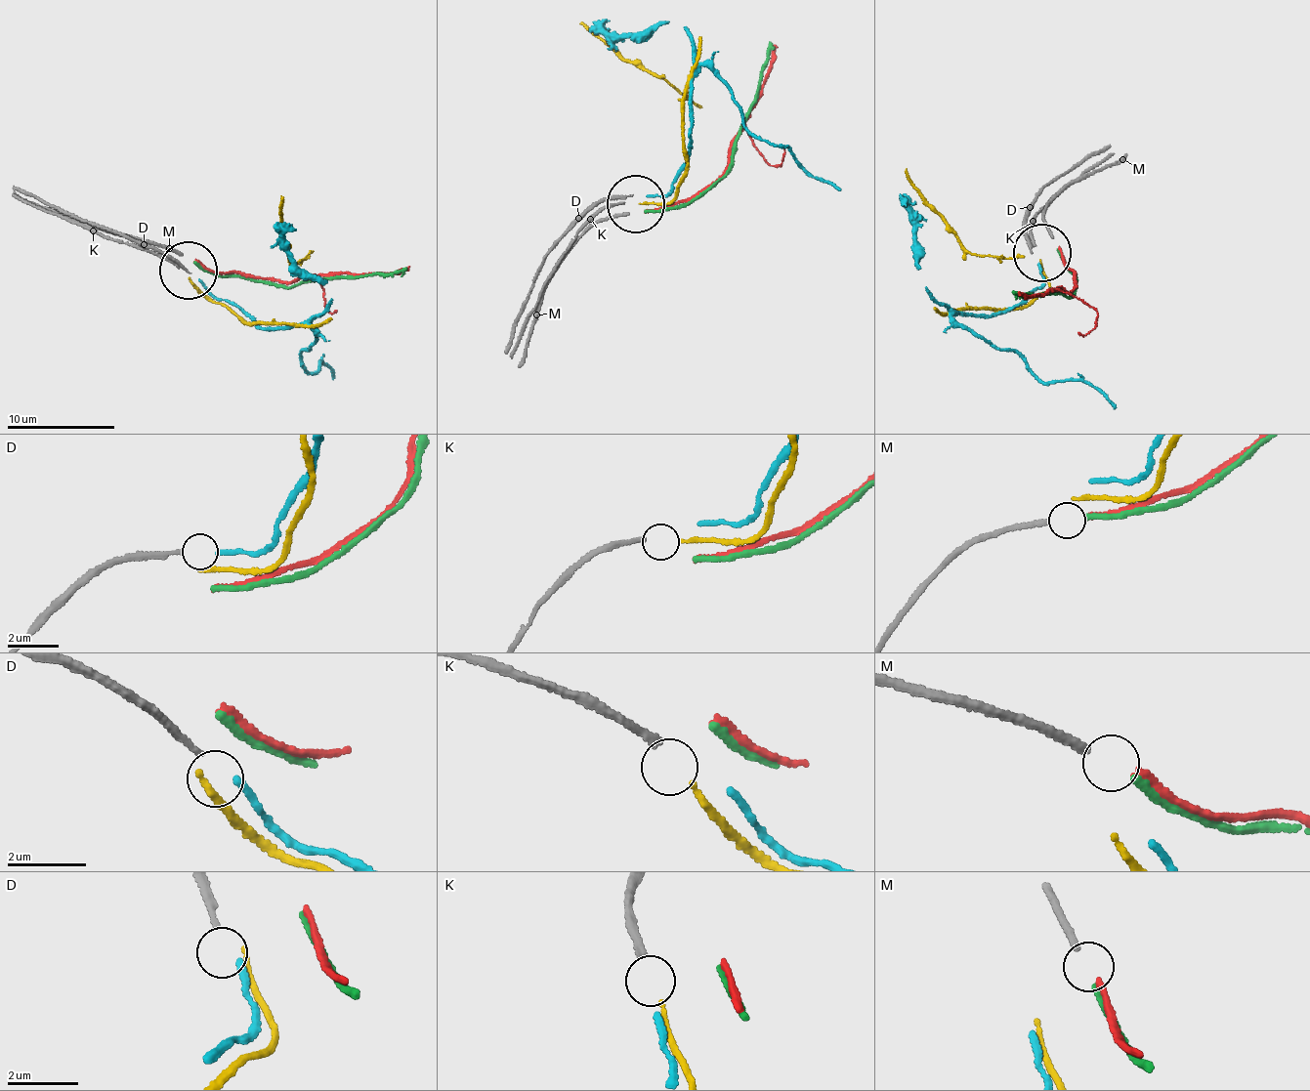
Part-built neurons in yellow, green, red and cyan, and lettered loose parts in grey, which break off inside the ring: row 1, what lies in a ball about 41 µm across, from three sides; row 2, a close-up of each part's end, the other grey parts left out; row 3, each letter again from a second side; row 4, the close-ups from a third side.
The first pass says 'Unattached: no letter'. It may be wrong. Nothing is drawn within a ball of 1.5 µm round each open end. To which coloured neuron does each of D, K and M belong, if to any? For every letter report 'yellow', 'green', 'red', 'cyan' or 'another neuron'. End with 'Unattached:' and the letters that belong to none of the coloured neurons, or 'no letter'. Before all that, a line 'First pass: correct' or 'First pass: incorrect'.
First pass: correct
D: cyan
K: yellow
M: green
Unattached: no letter

